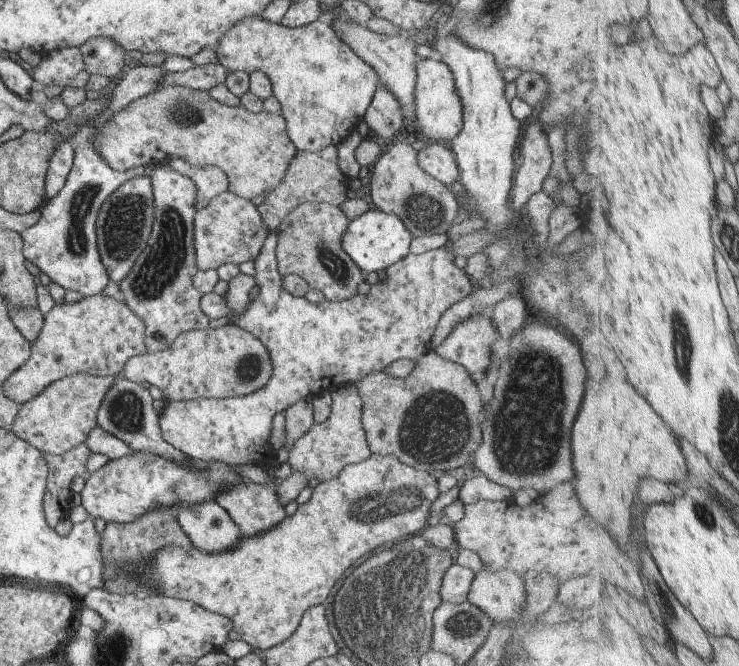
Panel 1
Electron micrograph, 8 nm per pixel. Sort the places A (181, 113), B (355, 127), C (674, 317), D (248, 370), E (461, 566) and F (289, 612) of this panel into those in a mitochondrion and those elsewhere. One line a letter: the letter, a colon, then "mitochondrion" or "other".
A: mitochondrion
B: other
C: mitochondrion
D: mitochondrion
E: other
F: other

